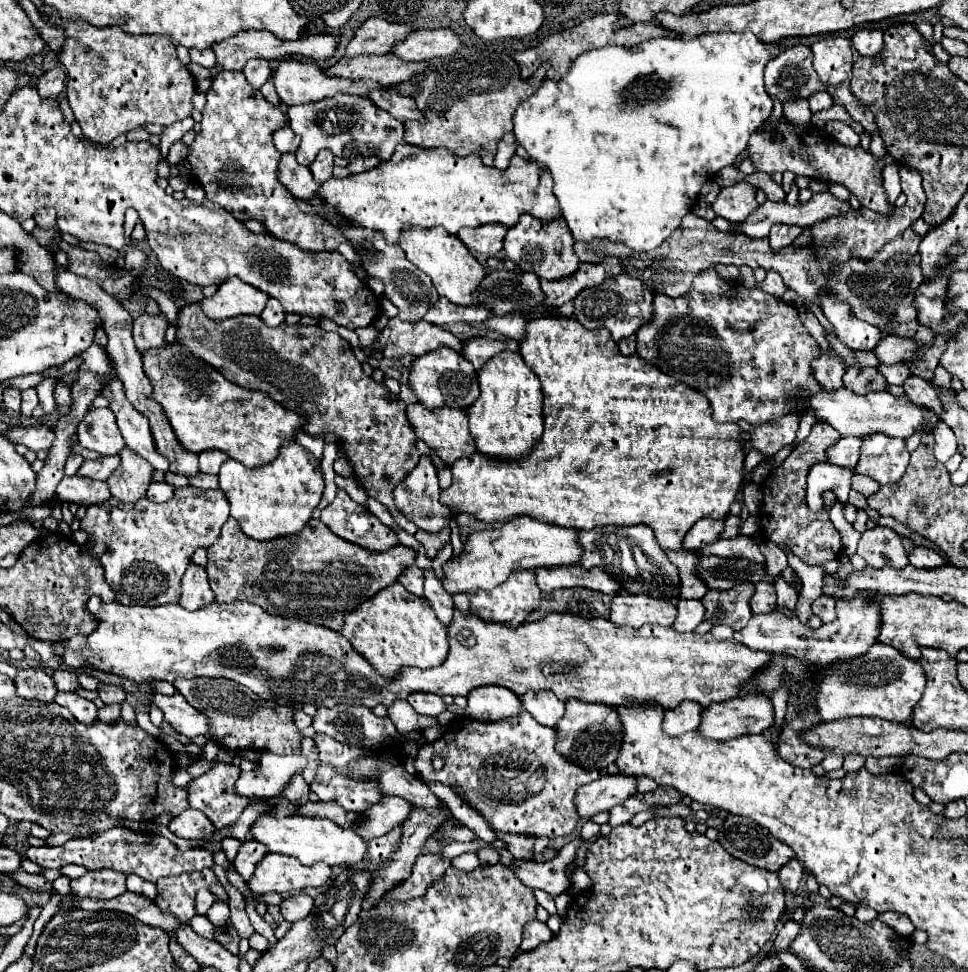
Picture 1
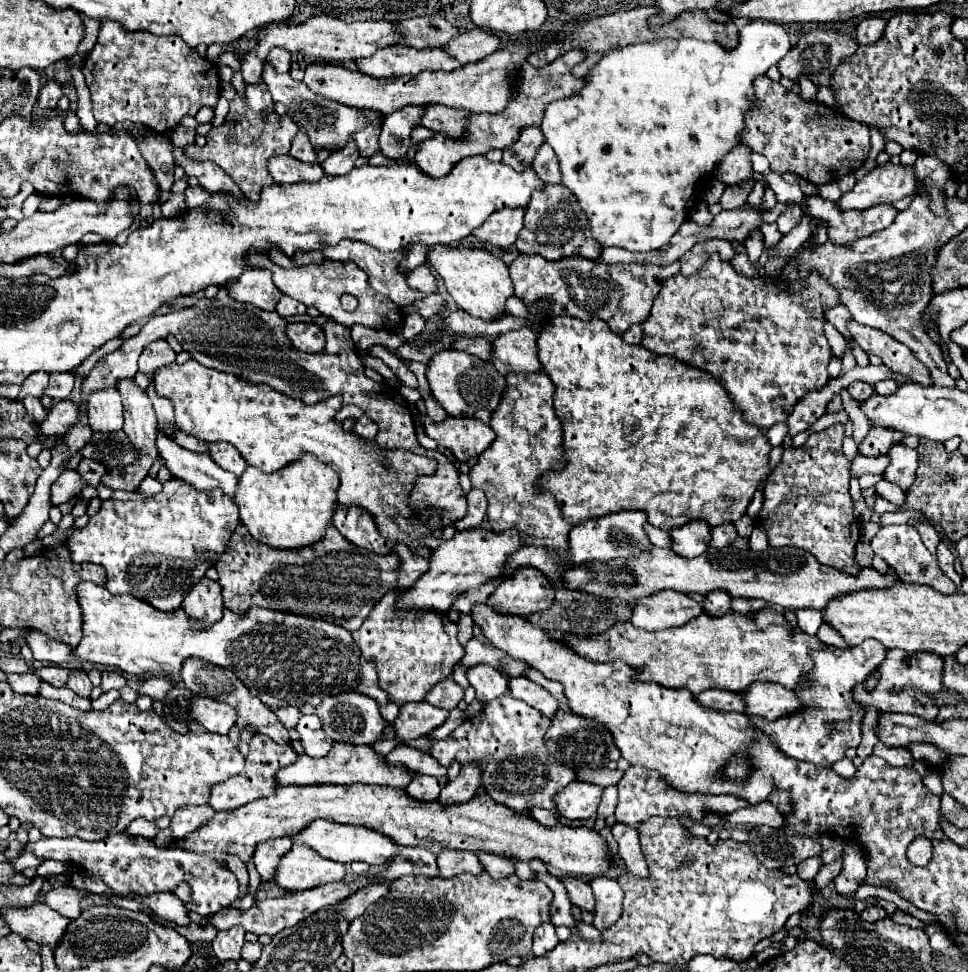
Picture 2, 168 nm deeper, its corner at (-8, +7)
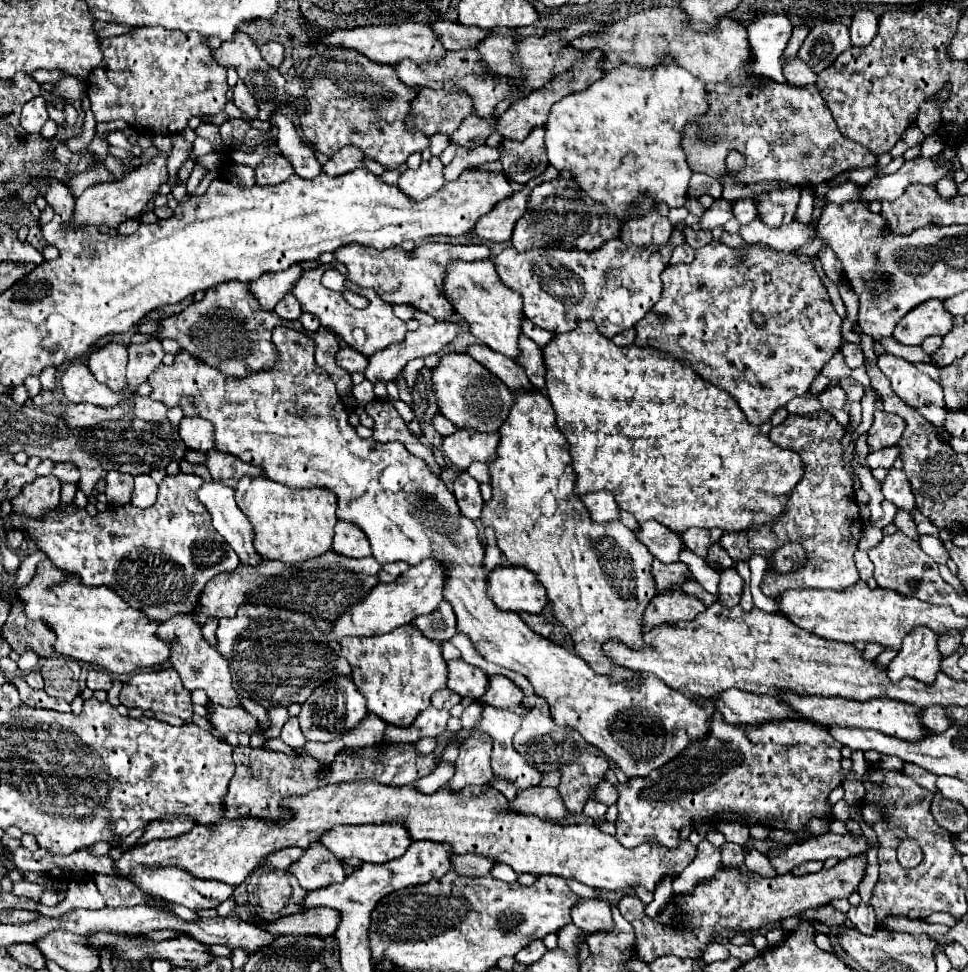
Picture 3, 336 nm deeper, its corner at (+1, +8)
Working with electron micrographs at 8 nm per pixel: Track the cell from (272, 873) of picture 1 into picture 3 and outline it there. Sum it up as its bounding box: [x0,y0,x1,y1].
[288,843,346,891]

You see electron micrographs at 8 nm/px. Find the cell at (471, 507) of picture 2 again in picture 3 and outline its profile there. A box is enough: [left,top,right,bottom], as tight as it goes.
[454,471,484,521]

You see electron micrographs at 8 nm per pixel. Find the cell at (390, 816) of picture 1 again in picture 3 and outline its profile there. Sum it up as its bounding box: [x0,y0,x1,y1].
[414,761,454,795]

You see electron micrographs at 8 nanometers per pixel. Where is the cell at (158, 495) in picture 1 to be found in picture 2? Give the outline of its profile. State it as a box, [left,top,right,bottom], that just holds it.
[137,476,161,498]

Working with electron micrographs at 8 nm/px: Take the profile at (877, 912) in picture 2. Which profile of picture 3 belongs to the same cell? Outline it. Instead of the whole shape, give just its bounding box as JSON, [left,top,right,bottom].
[846,903,876,935]

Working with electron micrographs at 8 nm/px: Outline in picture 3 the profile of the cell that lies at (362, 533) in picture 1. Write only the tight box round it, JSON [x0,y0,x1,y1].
[332,521,370,557]

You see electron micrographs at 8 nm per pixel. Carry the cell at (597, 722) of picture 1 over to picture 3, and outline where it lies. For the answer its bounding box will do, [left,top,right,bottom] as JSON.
[514,695,590,773]

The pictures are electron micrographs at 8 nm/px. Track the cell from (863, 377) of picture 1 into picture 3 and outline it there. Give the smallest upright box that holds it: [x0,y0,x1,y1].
[820,385,848,411]

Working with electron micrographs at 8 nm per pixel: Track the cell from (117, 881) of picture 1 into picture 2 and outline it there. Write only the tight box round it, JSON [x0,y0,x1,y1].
[37,888,85,920]

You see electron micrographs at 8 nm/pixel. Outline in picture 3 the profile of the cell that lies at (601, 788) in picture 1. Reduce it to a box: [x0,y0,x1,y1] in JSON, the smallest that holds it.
[510,785,570,823]

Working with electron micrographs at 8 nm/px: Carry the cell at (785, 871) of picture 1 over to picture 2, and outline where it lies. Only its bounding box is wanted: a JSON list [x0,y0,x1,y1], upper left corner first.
[797,856,823,882]

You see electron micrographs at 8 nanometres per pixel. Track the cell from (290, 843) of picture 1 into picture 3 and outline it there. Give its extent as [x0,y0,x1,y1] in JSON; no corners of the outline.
[318,823,412,863]

